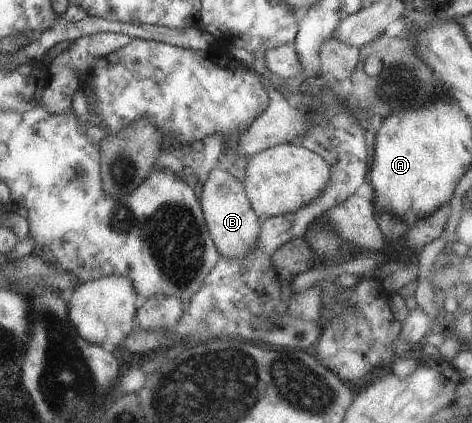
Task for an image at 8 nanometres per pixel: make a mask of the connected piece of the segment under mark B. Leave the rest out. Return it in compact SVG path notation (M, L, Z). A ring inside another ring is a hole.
M223 167L211 169L201 182L201 193L199 193L198 200L203 221L219 256L225 259L243 257L245 253L253 249L257 235L259 235L260 220L251 209L241 182L237 181L230 172Z

